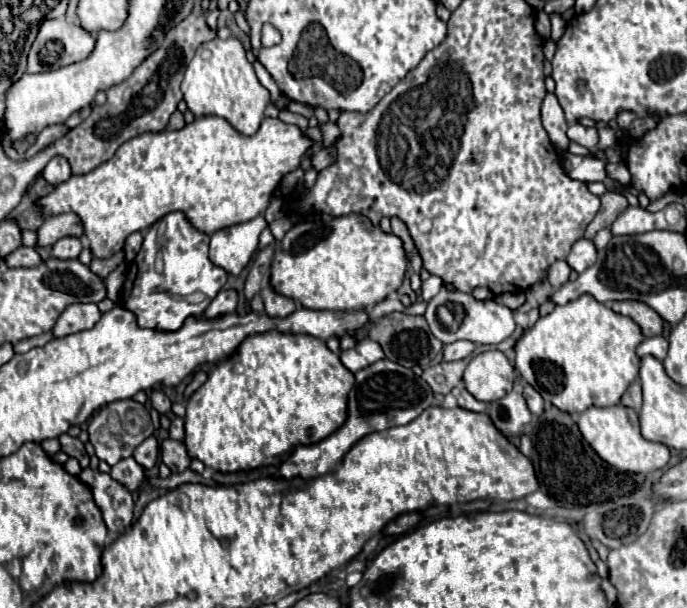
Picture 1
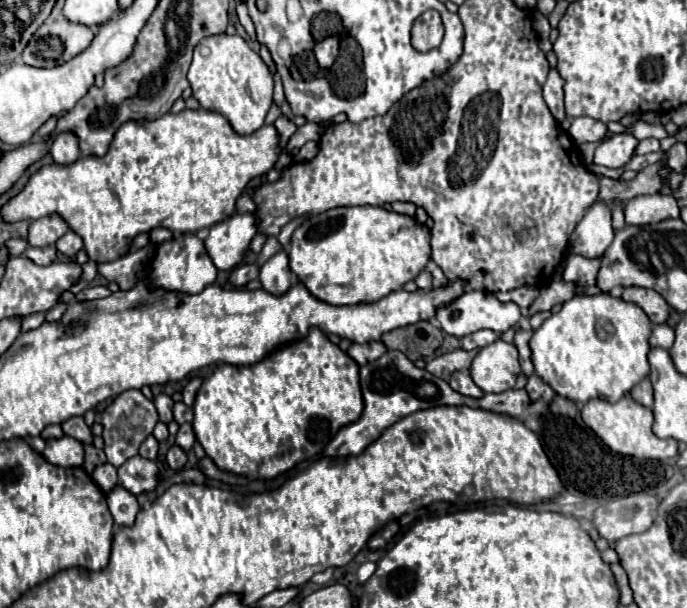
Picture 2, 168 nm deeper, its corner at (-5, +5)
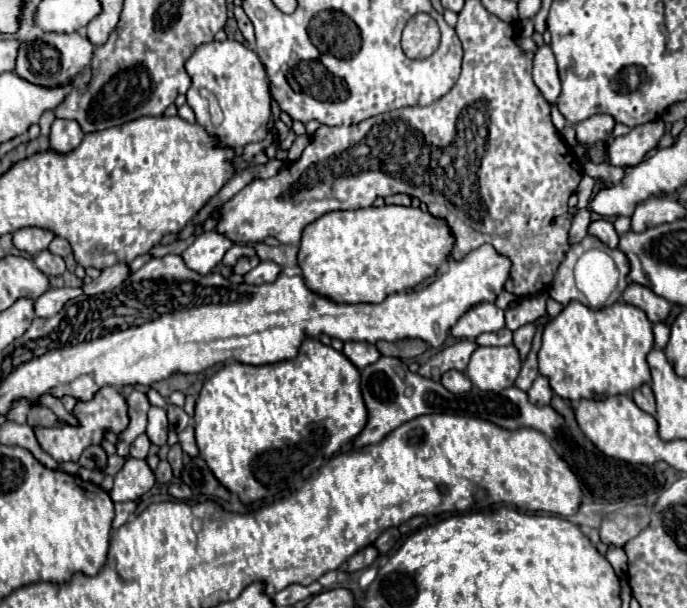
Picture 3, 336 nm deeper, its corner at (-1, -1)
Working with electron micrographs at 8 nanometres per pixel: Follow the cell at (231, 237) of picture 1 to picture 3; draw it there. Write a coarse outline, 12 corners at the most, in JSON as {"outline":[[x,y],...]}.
{"outline":[[204,232],[182,252],[184,264],[208,274],[232,242]]}

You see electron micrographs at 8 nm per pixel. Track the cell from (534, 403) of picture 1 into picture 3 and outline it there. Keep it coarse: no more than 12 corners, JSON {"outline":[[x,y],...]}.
{"outline":[[538,376],[528,390],[536,406],[550,404],[552,388],[546,376]]}

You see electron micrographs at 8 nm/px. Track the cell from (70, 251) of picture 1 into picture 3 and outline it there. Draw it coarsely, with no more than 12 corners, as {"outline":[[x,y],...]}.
{"outline":[[54,238],[48,246],[52,254],[68,256],[72,252],[70,242]]}

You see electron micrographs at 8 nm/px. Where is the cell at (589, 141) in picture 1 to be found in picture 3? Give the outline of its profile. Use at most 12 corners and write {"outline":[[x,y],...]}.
{"outline":[[608,114],[576,124],[574,154],[596,142],[606,142],[616,122]]}

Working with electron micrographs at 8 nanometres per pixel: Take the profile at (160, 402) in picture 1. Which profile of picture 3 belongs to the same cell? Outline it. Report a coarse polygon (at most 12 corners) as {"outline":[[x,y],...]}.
{"outline":[[150,406],[146,434],[164,446],[168,418],[164,408]]}

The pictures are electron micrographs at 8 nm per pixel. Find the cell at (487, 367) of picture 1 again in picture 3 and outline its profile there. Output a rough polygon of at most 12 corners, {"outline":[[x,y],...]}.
{"outline":[[478,346],[466,368],[484,392],[510,388],[520,372],[516,346]]}

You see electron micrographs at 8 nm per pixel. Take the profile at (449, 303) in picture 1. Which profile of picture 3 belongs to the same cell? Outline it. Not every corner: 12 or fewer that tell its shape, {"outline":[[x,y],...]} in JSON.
{"outline":[[482,302],[454,326],[452,336],[474,340],[504,328],[504,310]]}

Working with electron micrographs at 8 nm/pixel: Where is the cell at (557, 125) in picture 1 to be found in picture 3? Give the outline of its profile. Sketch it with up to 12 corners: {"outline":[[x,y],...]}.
{"outline":[[548,44],[534,52],[532,78],[554,104],[560,78]]}

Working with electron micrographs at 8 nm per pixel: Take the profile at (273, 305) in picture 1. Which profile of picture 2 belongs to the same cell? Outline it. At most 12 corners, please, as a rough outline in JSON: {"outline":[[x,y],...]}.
{"outline":[[276,252],[262,268],[262,288],[274,296],[286,294],[294,276],[288,256]]}

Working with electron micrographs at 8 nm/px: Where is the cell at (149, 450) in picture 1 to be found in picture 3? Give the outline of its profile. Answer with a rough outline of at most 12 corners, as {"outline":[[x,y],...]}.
{"outline":[[140,434],[130,444],[132,458],[146,458],[150,440]]}

